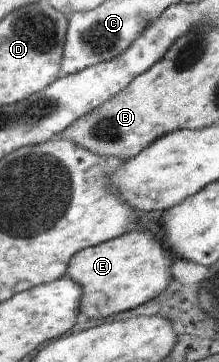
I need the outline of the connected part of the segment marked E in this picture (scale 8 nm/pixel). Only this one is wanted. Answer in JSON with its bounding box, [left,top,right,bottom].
[66,231,173,320]

